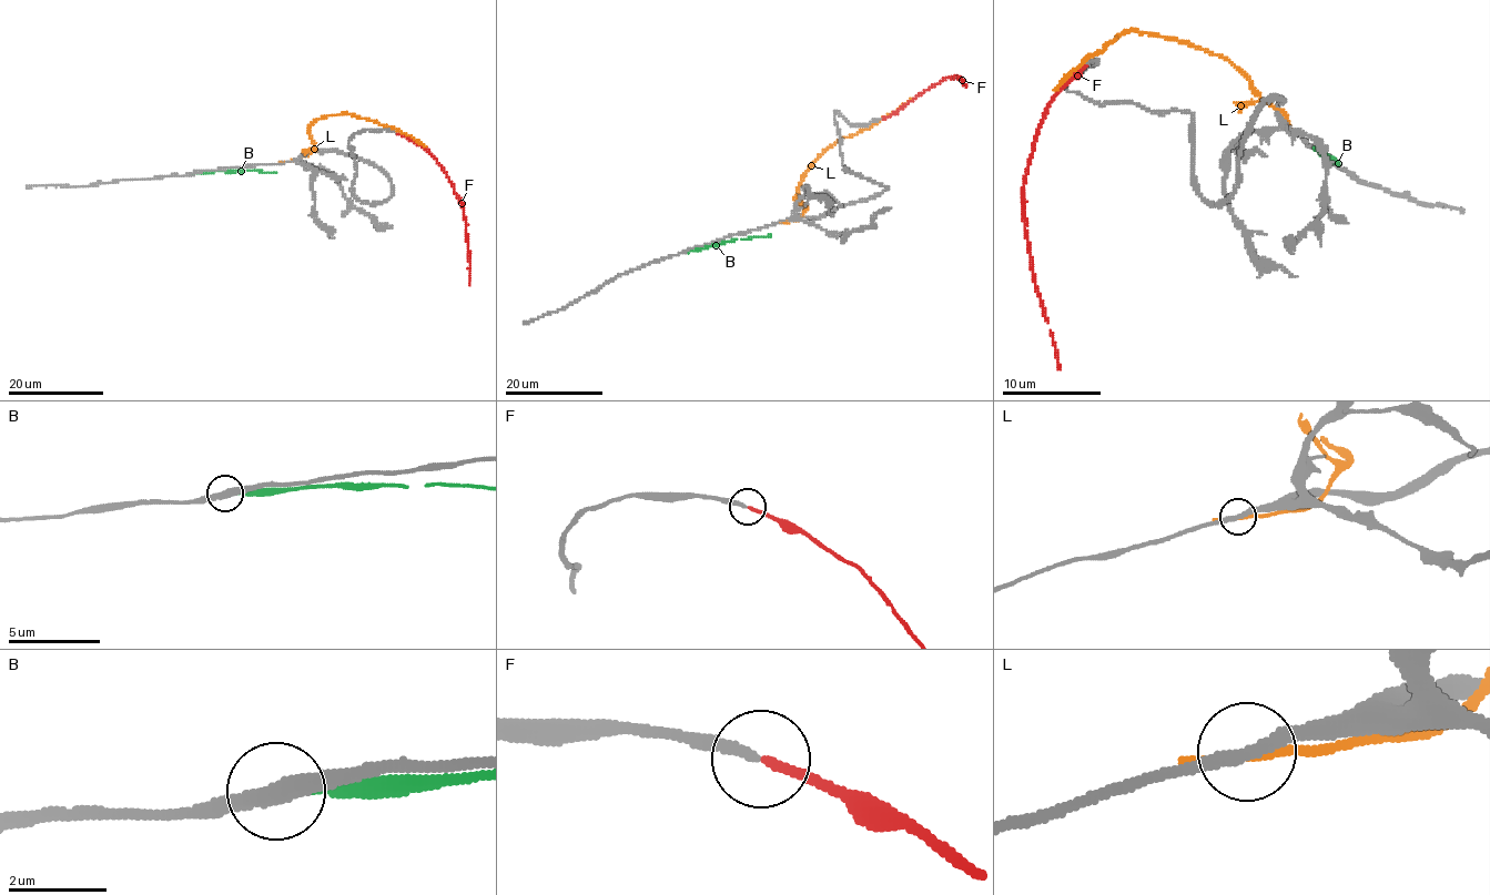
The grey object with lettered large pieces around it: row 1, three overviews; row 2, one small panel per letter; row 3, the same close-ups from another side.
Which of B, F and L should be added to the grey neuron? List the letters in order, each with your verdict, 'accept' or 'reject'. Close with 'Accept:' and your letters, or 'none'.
B: reject
F: accept
L: reject
Accept: F

